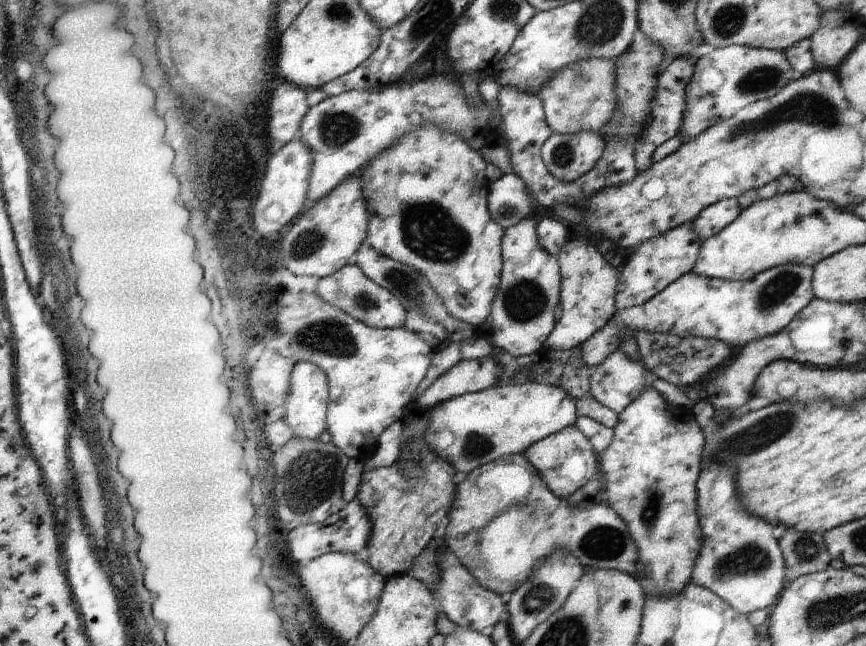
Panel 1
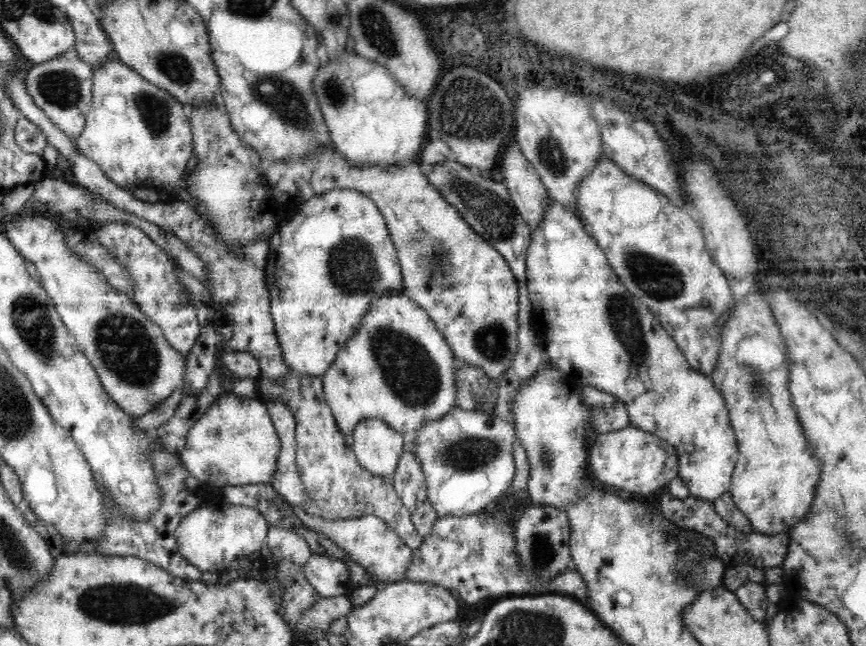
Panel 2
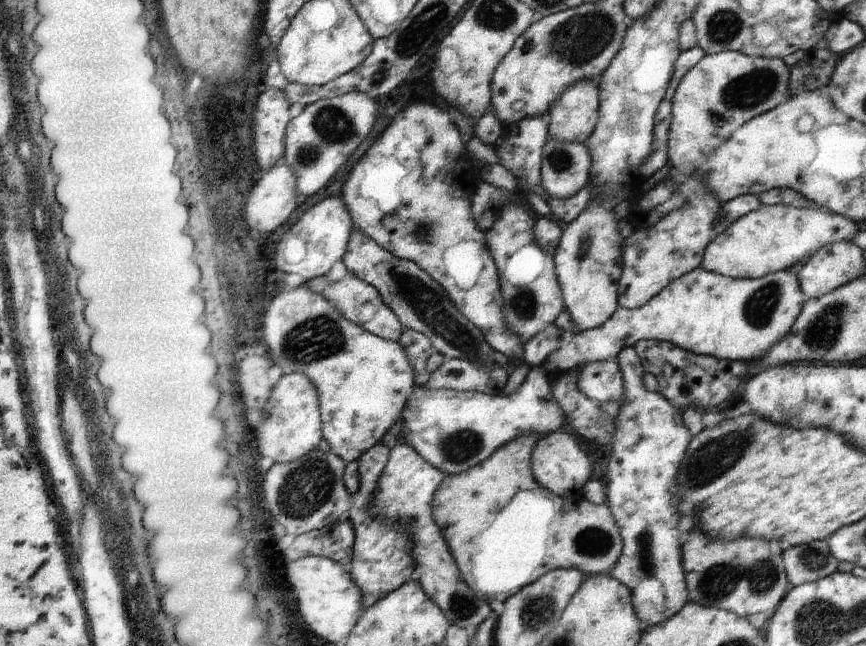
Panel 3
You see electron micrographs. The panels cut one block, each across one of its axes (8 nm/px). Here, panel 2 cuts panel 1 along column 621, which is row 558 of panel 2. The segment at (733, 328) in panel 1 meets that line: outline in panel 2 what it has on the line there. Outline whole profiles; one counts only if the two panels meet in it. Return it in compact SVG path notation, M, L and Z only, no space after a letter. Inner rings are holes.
M313 554L305 565L305 576L320 597L347 595L352 589L345 562L326 555Z

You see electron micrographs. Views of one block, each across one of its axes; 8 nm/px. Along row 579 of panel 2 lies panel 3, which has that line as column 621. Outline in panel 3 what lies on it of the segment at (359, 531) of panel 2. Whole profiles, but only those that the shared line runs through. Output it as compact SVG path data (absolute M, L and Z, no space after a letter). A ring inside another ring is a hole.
M616 360L586 363L576 367L577 386L583 394L600 406L606 402L621 404L625 398L625 383Z

